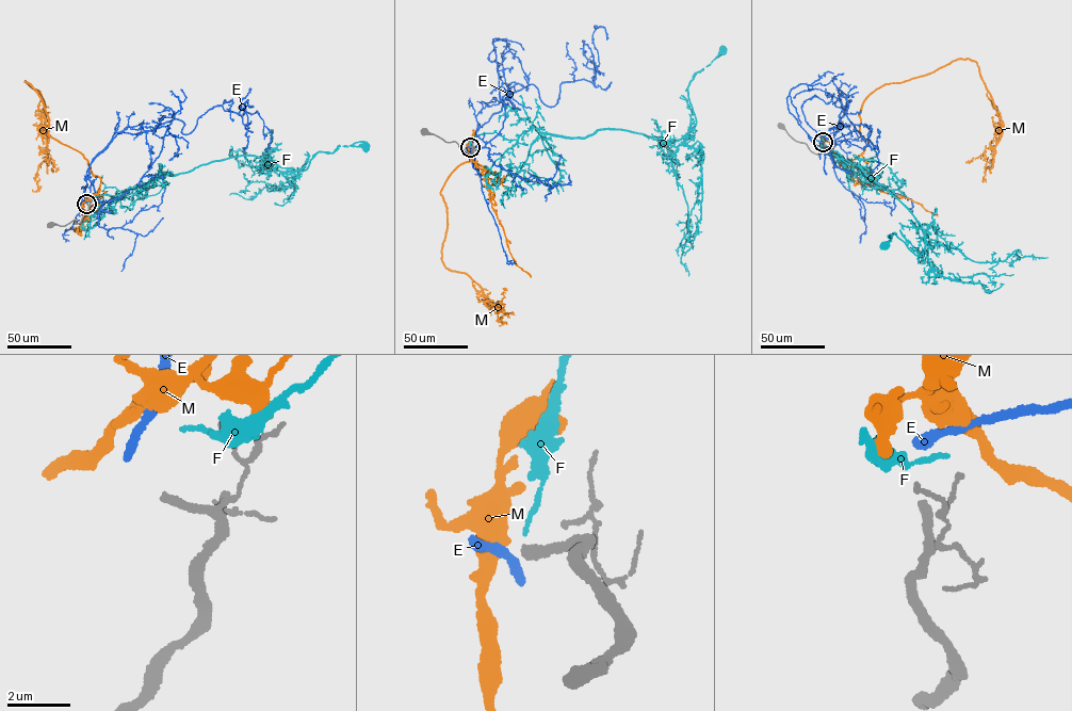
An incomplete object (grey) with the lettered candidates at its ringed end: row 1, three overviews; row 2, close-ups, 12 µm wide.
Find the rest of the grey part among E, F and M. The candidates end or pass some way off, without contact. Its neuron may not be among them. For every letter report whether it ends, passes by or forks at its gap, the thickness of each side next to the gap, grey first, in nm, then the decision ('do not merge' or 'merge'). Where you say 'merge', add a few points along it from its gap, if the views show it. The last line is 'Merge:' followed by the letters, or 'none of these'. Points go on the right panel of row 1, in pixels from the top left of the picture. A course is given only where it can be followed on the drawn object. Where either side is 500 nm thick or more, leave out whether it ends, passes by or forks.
E: it ends | 280/320 nm | merge | via (823, 141), (850, 99), (841, 107), (865, 140), (870, 128), (874, 147), (851, 131), (828, 151), (853, 174)
F: it ends | 280/140 nm | do not merge
M: it passes by | 280/360 nm | do not merge
Merge: E

